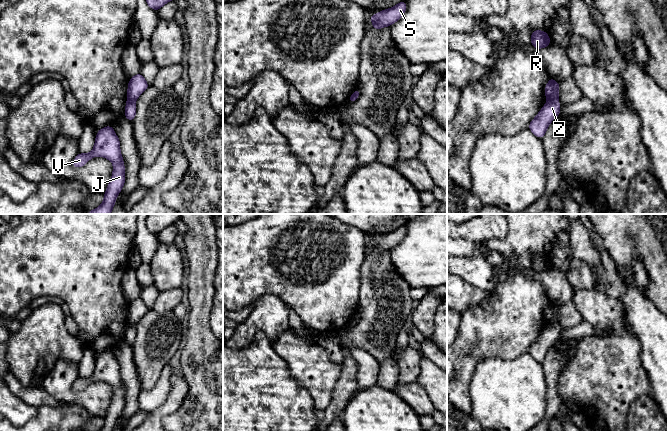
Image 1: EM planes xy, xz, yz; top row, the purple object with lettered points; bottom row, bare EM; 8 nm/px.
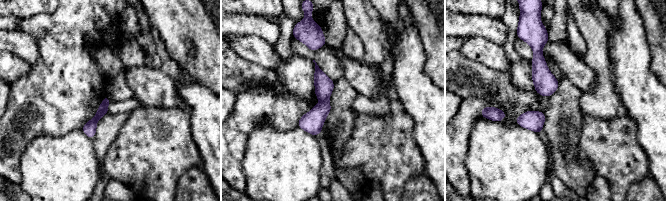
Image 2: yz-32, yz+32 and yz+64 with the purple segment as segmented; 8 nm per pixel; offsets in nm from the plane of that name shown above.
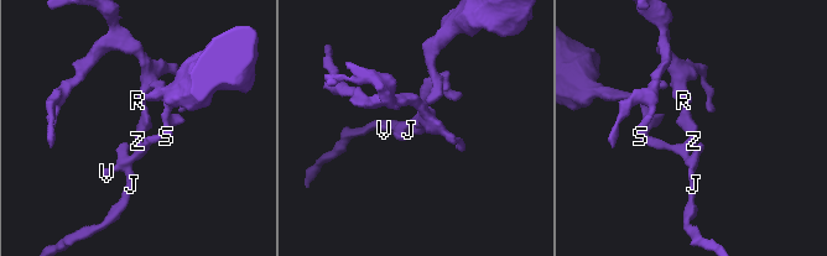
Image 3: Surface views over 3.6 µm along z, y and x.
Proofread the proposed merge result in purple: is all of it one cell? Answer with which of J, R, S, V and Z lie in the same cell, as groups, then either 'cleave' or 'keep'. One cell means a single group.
J S V Z / R | cleave

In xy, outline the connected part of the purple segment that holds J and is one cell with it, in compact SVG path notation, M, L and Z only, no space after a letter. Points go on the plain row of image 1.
M106 350L96 358L93 374L88 378L78 377L73 384L73 391L84 390L91 382L105 381L113 387L113 397L107 414L104 417L104 425L99 431L114 431L117 419L121 416L125 407L125 389L120 376L120 365L114 356L113 350Z

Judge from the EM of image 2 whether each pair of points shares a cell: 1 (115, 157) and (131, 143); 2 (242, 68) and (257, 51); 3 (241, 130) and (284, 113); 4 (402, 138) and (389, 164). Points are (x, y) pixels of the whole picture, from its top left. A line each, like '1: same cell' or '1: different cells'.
1: same cell
2: different cells
3: same cell
4: same cell

